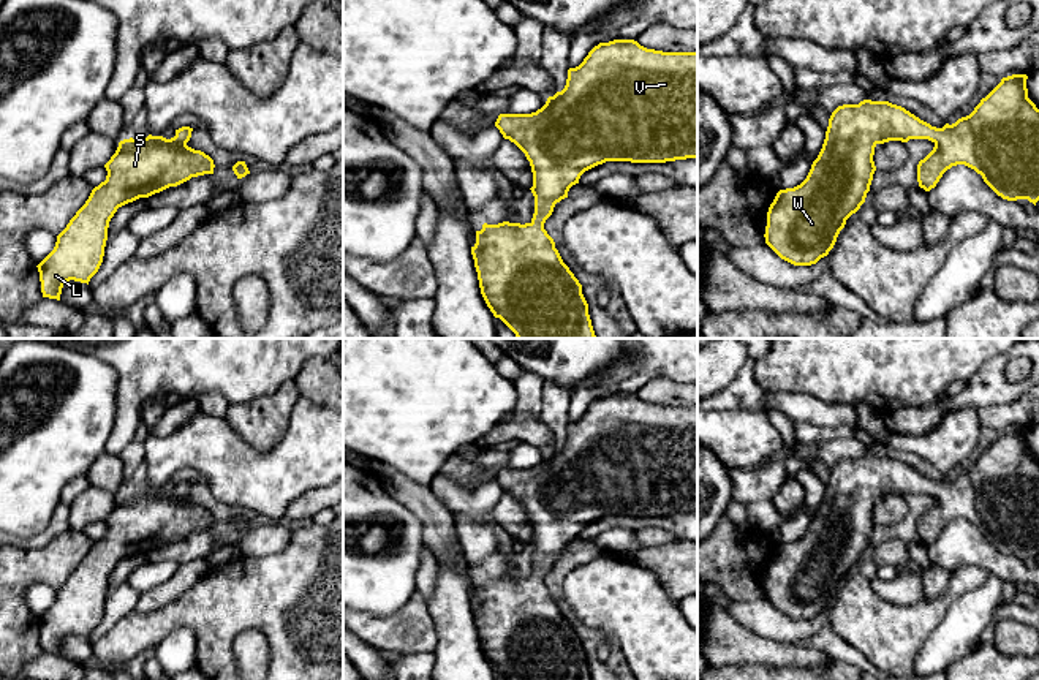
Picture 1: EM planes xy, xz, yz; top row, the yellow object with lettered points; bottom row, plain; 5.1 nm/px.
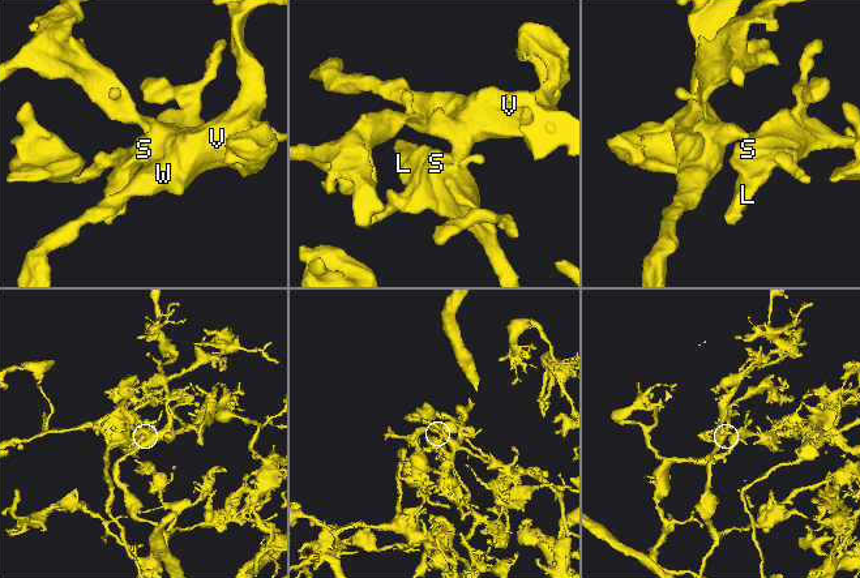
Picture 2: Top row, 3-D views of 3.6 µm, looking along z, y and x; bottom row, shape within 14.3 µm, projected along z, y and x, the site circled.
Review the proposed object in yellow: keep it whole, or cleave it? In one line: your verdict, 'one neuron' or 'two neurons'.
one neuron

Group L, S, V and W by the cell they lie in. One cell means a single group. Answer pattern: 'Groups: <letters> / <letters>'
Groups: L S V W

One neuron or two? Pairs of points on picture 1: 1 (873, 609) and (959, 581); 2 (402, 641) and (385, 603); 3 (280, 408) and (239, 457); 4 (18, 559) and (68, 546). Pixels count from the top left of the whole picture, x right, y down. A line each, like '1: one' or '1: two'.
1: one
2: two
3: two
4: one

